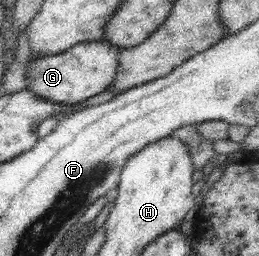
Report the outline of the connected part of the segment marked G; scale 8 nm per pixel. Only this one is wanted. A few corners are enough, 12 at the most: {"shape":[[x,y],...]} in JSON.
{"shape":[[79,42],[29,63],[26,89],[74,105],[109,88],[121,48]]}

